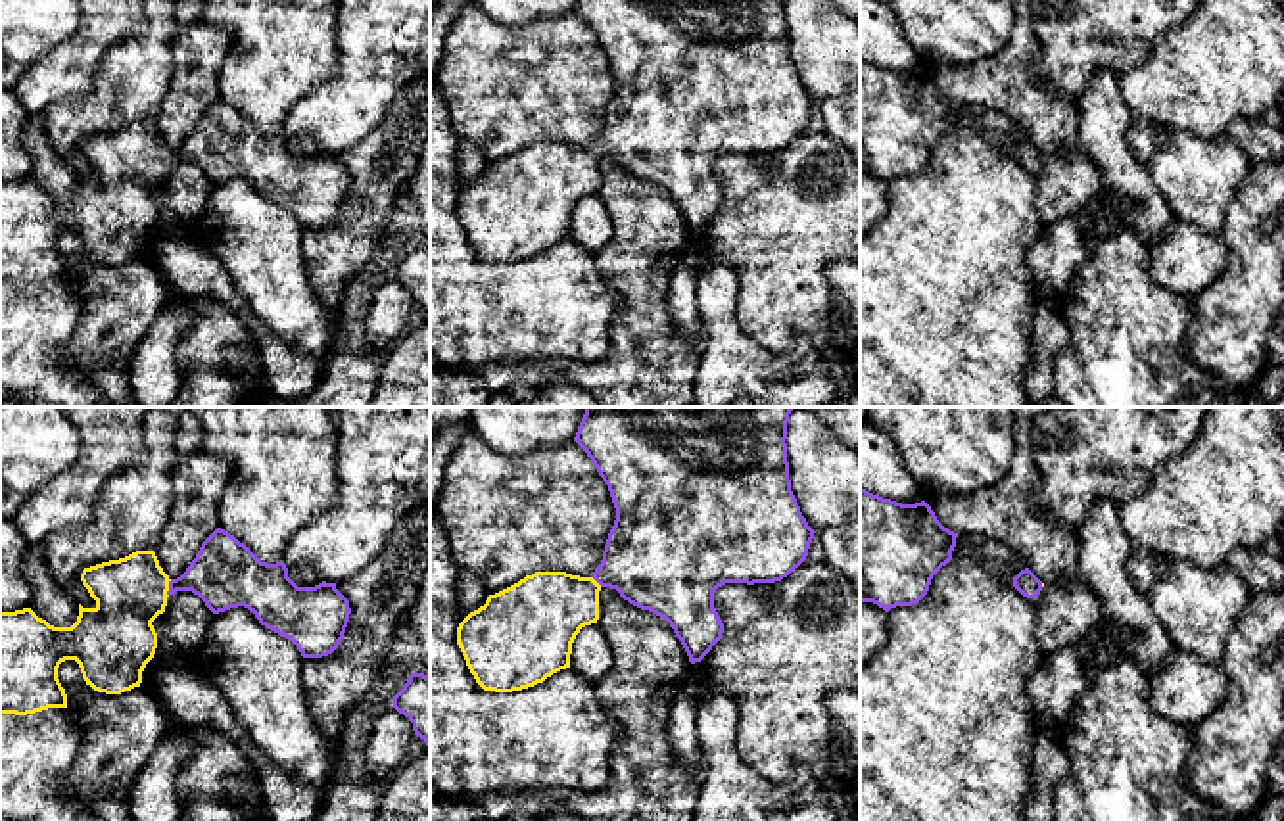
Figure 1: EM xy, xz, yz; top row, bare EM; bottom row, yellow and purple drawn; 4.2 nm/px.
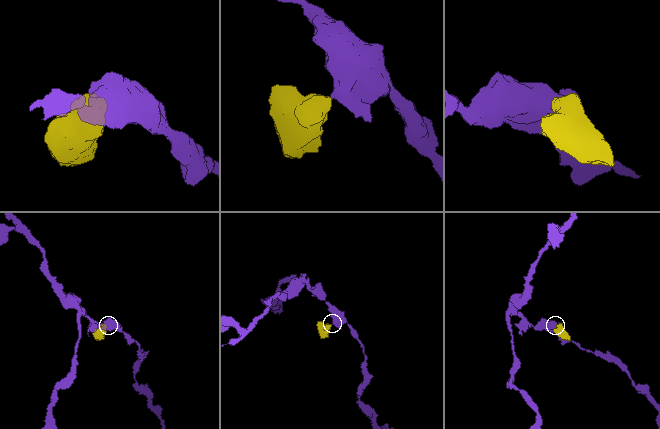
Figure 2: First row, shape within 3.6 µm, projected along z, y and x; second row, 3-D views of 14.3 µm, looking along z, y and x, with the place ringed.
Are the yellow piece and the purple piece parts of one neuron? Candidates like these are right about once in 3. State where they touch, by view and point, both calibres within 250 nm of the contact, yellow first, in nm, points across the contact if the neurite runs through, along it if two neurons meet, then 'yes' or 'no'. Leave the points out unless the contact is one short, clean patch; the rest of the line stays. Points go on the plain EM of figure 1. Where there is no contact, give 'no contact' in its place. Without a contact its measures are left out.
contact xy (167, 158); calibres 300 and 300 nm; way xy (129, 164), (137, 158), (167, 158), (225, 144); yes

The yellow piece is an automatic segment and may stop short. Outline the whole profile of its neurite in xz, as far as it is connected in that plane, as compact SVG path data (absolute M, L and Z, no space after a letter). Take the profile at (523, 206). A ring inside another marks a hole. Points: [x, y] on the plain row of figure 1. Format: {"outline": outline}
{"outline": "M578 0L574 12L587 23L608 56L616 90L603 130L591 148L535 142L489 165L457 198L457 215L484 261L512 263L543 253L570 238L572 213L582 198L599 190L599 161L616 159L630 175L664 188L689 232L701 232L722 209L724 194L714 163L725 153L775 153L798 138L814 109L791 61L787 0Z"}

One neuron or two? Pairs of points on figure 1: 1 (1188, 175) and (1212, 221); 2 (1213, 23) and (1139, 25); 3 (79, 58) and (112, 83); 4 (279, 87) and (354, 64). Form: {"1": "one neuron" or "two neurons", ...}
{"1": "one neuron", "2": "two neurons", "3": "two neurons", "4": "two neurons"}

